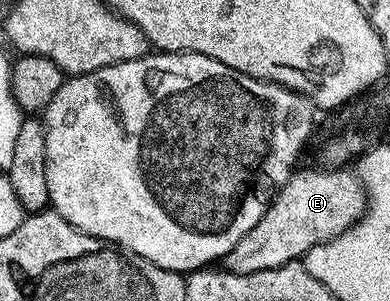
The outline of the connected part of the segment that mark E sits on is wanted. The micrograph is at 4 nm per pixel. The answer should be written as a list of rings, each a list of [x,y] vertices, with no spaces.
[[[298,170],[289,178],[289,184],[278,193],[273,204],[265,210],[263,221],[235,245],[233,252],[223,260],[224,270],[235,275],[263,273],[304,260],[311,249],[327,245],[358,223],[367,210],[367,193],[362,186],[345,187],[345,171]]]

